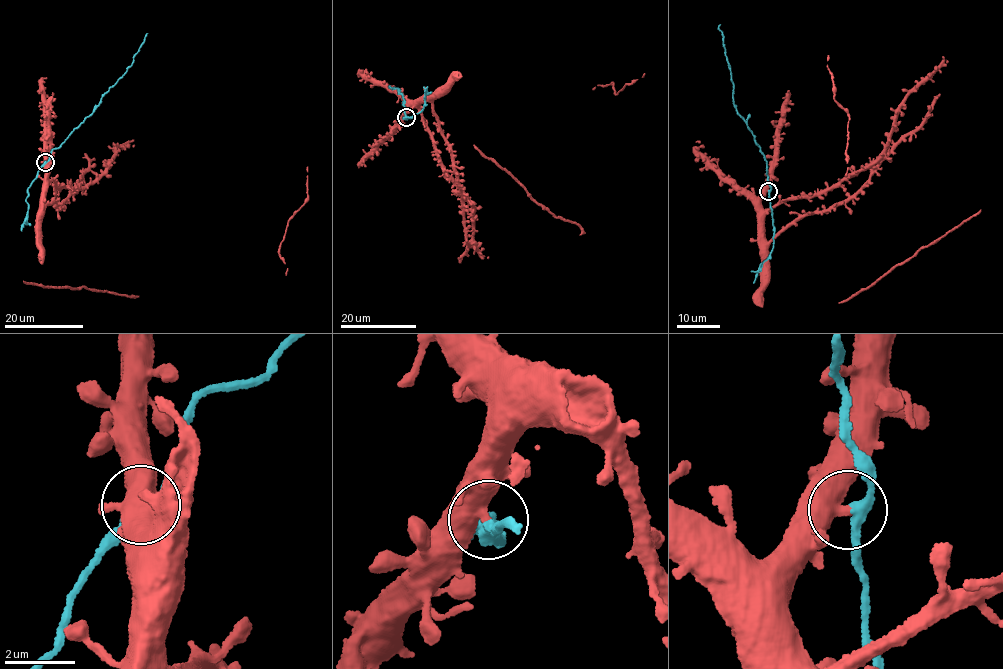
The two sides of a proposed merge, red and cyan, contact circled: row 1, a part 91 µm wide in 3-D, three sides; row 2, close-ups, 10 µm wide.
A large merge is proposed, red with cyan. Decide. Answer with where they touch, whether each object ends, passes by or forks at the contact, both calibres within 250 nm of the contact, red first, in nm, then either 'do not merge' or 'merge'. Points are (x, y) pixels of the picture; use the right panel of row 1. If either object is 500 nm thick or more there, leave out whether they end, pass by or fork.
(768, 191) | 600/300 nm | do not merge

